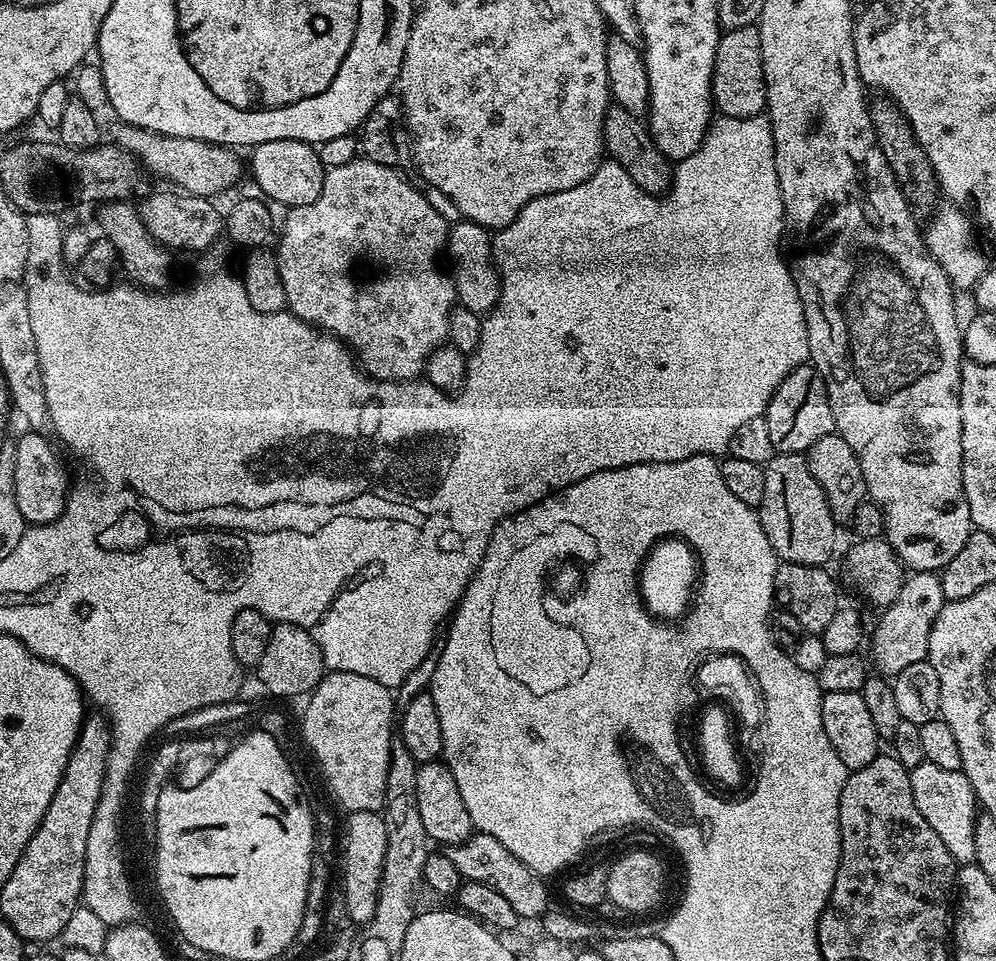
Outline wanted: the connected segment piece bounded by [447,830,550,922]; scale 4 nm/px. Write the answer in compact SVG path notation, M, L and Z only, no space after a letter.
M486 830L477 831L466 842L453 844L447 849L450 862L458 866L461 877L464 880L473 880L474 882L486 882L486 886L494 886L518 910L521 921L528 920L539 921L545 912L549 911L548 888L545 877L538 875L526 862L514 858L510 850L502 842L498 842L496 836L492 836Z

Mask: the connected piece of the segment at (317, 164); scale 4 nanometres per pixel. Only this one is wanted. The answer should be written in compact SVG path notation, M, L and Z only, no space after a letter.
M278 138L274 142L262 142L251 149L250 176L256 179L259 195L273 205L284 204L285 209L310 206L318 194L322 194L322 182L326 171L320 161L319 151L306 142L290 138Z

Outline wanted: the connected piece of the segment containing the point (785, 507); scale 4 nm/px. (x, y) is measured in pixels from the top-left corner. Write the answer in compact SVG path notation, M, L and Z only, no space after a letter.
M778 452L764 465L764 477L766 490L758 515L777 557L786 564L827 565L836 548L838 525L830 514L822 486L810 474L807 459L799 452Z

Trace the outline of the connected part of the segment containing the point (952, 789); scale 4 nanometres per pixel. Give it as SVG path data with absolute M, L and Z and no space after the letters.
M925 762L911 769L910 786L922 818L926 818L926 822L930 822L934 829L934 834L938 834L942 842L946 842L946 850L950 850L952 859L961 865L973 863L978 801L970 786L970 778L966 778L963 770L942 770L942 766Z

